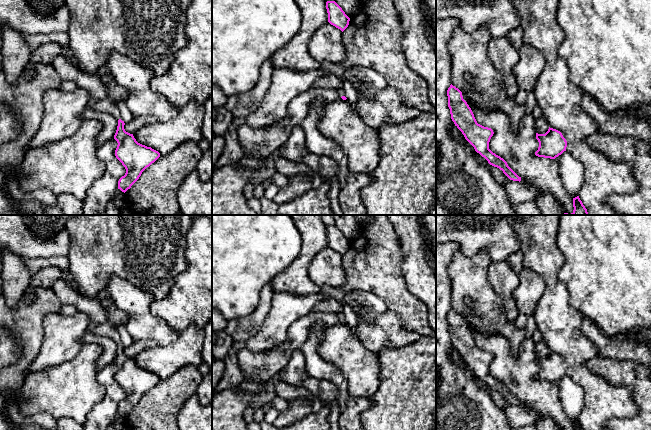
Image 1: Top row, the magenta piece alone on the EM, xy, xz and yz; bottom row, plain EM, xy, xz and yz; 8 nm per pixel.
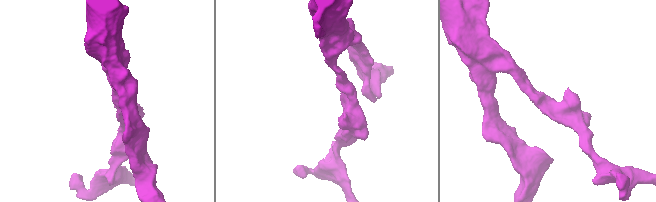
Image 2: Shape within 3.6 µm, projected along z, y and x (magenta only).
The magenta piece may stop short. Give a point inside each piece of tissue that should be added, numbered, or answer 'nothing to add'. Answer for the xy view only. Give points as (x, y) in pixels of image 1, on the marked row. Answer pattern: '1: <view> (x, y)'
nothing to add

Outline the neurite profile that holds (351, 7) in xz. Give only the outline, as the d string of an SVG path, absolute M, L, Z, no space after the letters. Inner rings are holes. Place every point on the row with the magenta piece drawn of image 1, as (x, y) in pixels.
M335 0L335 2L349 18L355 16L362 7L362 2L360 0Z

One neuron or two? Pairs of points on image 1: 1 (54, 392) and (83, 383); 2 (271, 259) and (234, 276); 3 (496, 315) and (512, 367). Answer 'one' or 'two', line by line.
1: one
2: one
3: two

